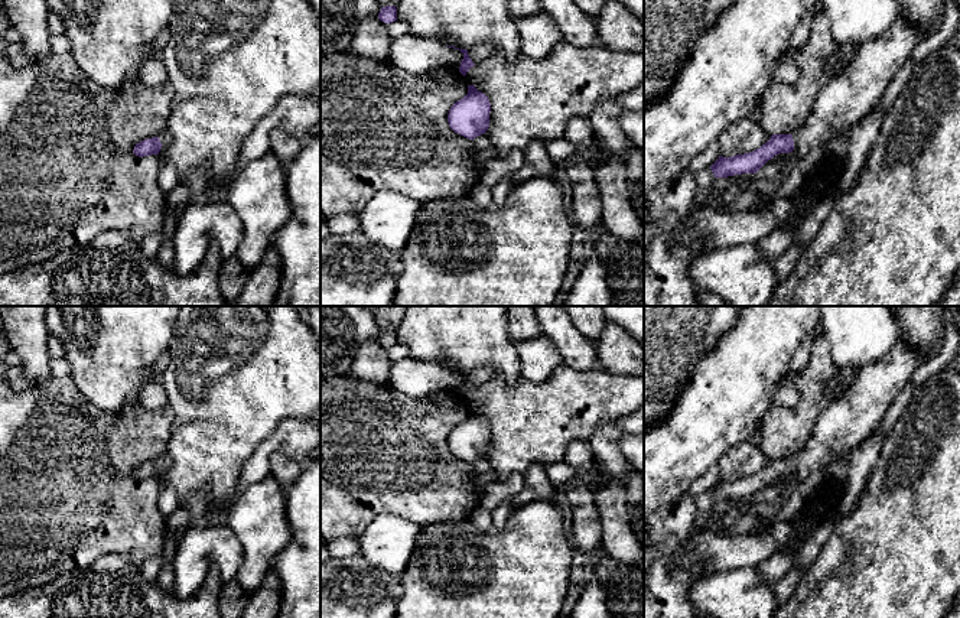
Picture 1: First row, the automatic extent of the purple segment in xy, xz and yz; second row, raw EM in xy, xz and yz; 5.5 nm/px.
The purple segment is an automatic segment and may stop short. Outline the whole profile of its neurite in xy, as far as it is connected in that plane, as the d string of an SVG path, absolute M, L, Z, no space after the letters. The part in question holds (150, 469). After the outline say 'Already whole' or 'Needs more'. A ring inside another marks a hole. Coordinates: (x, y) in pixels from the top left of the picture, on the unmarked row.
M163 453L157 461L146 462L134 469L133 476L139 481L150 478L162 478L163 471L169 466L170 456Z. Needs more

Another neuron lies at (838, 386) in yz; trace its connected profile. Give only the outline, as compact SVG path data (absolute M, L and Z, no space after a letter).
M856 367L836 368L836 374L826 387L826 393L832 397L832 401L840 399L847 391L859 370Z

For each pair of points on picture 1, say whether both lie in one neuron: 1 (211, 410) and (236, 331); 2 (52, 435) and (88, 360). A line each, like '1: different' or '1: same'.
1: same
2: different

